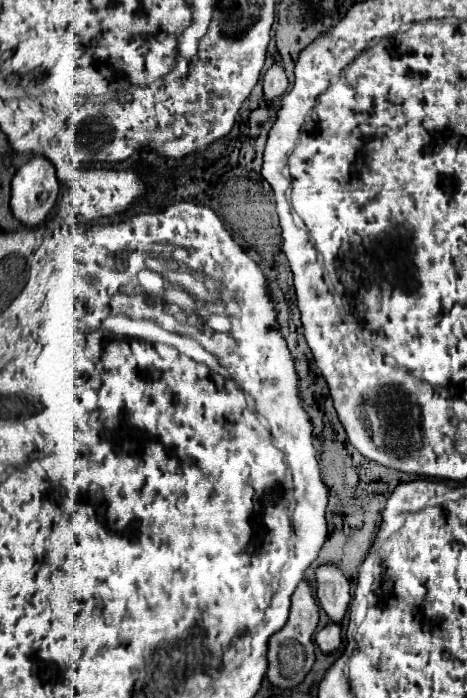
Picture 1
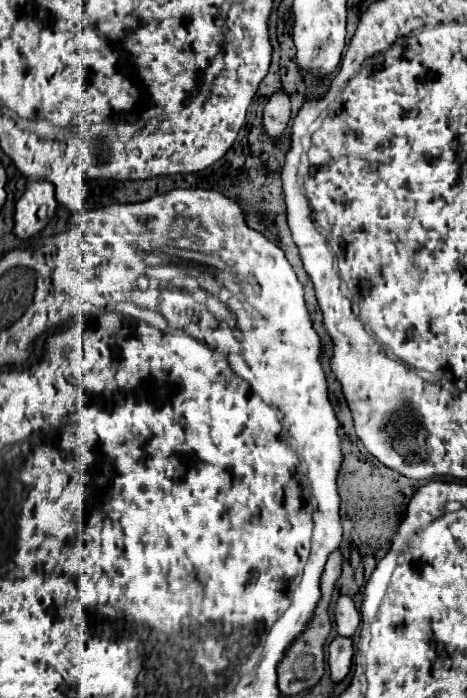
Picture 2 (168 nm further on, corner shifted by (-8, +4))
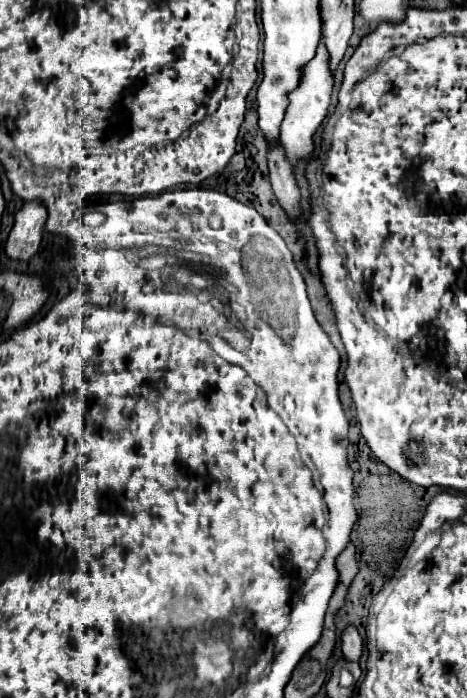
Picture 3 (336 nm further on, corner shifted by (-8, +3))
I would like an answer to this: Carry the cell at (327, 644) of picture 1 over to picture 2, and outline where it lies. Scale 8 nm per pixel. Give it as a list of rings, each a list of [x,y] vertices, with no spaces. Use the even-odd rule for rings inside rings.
[[[336,636],[328,648],[328,664],[332,672],[332,680],[340,682],[350,672],[352,664],[352,640],[344,636]]]

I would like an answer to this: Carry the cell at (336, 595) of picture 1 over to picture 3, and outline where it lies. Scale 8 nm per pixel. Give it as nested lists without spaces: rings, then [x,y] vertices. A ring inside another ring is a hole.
[[[348,627],[342,635],[342,653],[344,653],[344,659],[346,661],[360,661],[362,657],[362,649],[364,649],[364,643],[362,643],[362,637],[358,635],[356,627]]]

